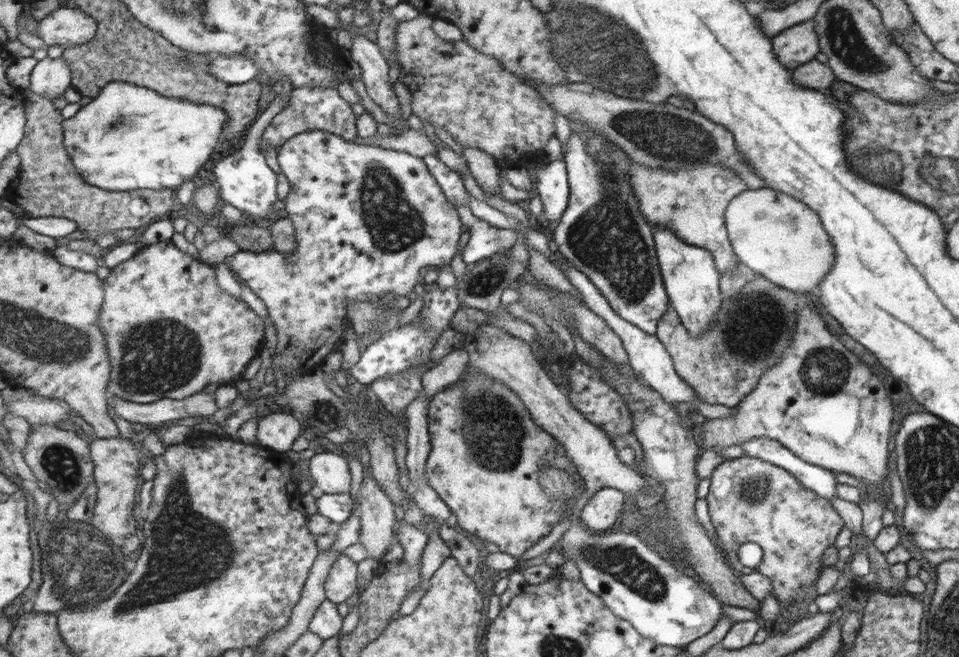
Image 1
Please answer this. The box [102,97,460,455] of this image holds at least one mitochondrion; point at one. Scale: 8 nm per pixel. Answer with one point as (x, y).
(155, 357)

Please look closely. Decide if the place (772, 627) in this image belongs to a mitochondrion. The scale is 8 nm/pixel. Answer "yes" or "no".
no

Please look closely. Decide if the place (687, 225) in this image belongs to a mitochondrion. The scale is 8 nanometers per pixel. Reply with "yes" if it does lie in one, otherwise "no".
no

